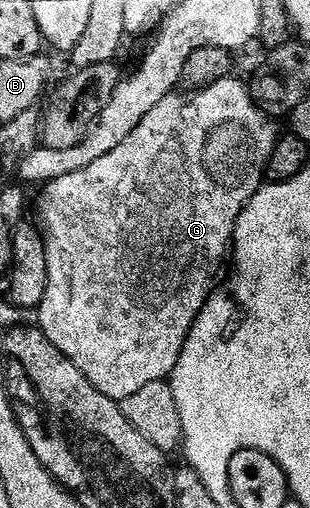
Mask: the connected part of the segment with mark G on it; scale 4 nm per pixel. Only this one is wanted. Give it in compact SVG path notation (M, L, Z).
M237 78L219 80L210 86L199 90L189 91L188 96L173 94L162 98L142 122L138 122L138 130L130 133L130 138L117 146L110 154L98 158L98 162L86 166L86 170L78 170L75 174L66 174L66 178L51 180L43 185L40 196L40 226L39 231L44 237L46 258L48 259L48 281L44 296L40 299L38 309L38 326L86 374L86 378L106 398L122 401L130 398L142 386L150 386L150 382L168 380L174 366L182 354L182 346L186 346L186 338L206 302L218 287L216 275L224 264L224 259L229 259L232 232L236 228L242 210L252 200L252 196L265 183L270 154L274 154L274 146L278 139L278 131L263 116L261 105L255 104L247 83L244 84Z

